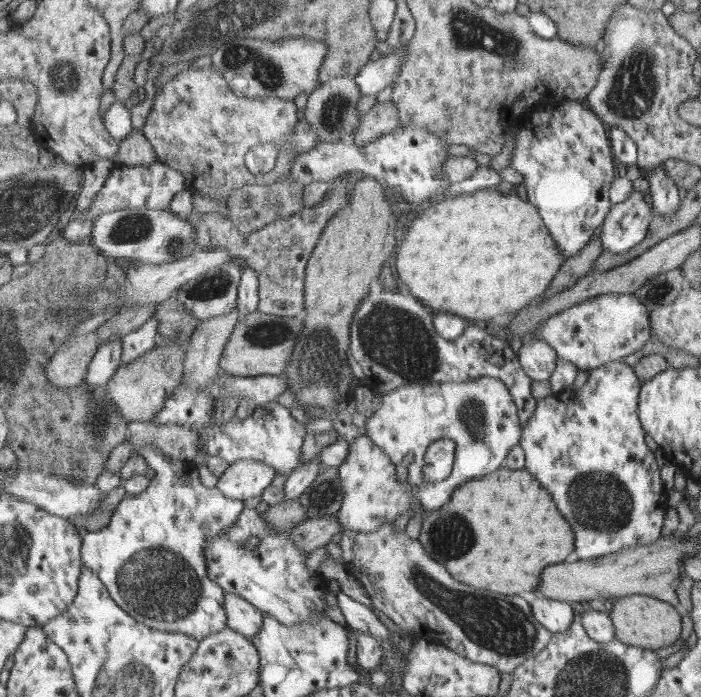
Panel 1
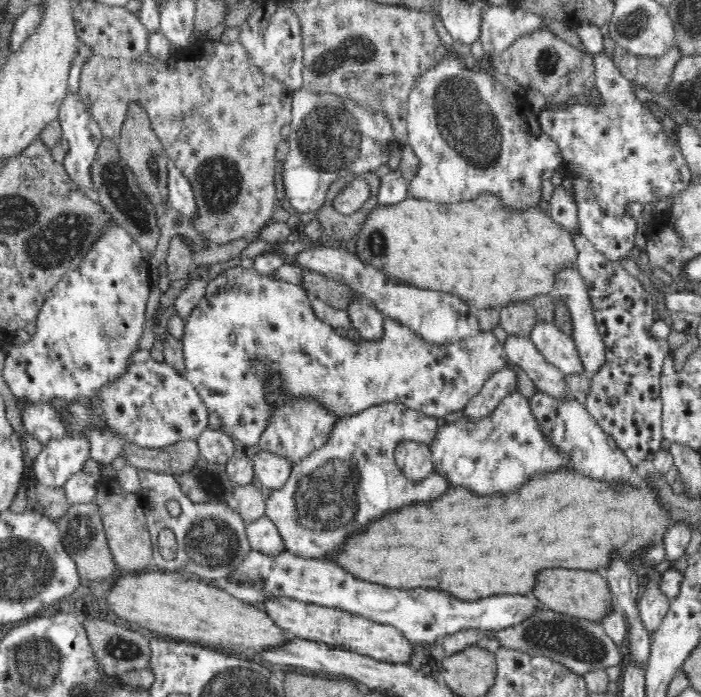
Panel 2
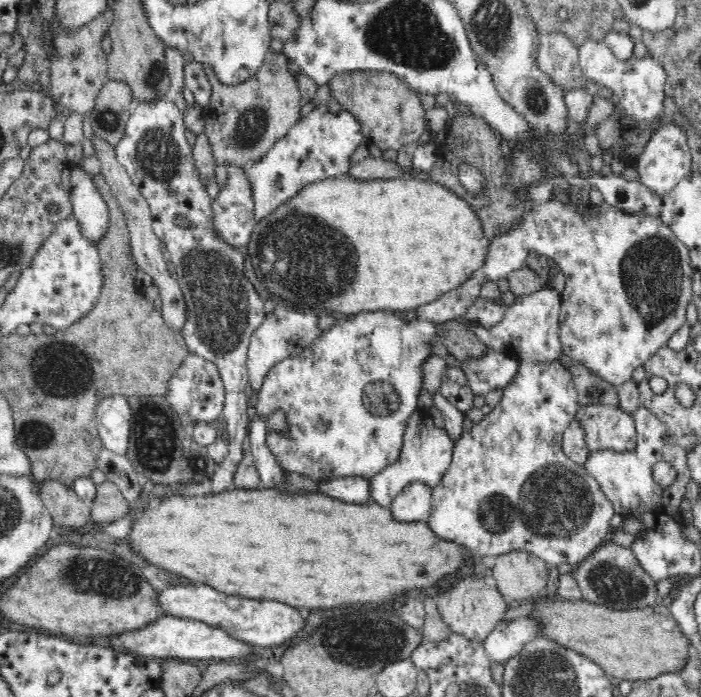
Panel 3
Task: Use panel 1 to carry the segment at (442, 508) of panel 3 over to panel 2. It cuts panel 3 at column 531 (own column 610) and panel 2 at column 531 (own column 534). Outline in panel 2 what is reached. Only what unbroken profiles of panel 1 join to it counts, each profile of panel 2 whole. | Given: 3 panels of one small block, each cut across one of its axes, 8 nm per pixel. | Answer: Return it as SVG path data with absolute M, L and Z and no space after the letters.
M516 390L514 394L508 394L502 398L499 406L486 419L480 422L470 422L466 418L454 421L441 426L431 438L429 447L432 453L433 467L449 478L452 486L464 486L472 489L478 495L489 495L500 491L514 490L520 484L518 482L528 482L532 474L544 474L544 472L554 472L560 468L568 468L571 465L567 458L559 450L556 450L545 440L535 424L535 419L530 413L528 400Z

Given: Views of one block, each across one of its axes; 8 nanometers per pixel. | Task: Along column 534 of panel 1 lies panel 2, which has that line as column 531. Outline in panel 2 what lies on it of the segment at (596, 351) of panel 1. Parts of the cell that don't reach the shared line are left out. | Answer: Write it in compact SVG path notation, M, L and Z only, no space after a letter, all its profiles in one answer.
M538 321L532 330L530 340L542 357L562 375L586 372L585 363L572 336L560 331L555 323Z

